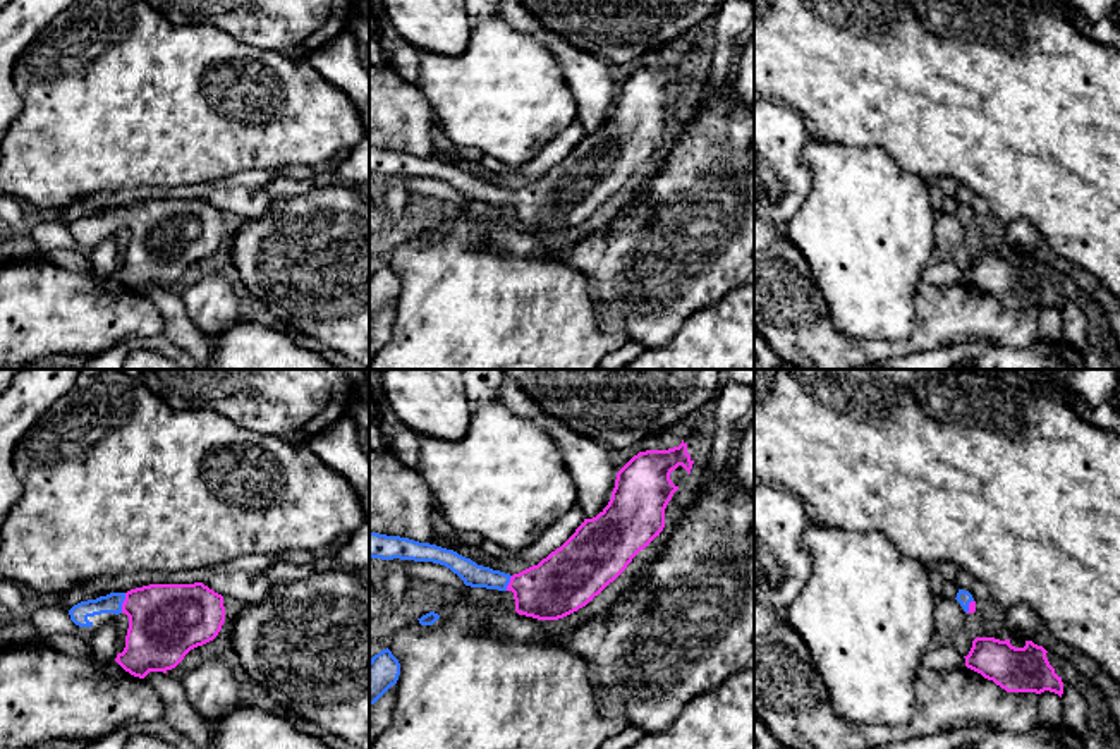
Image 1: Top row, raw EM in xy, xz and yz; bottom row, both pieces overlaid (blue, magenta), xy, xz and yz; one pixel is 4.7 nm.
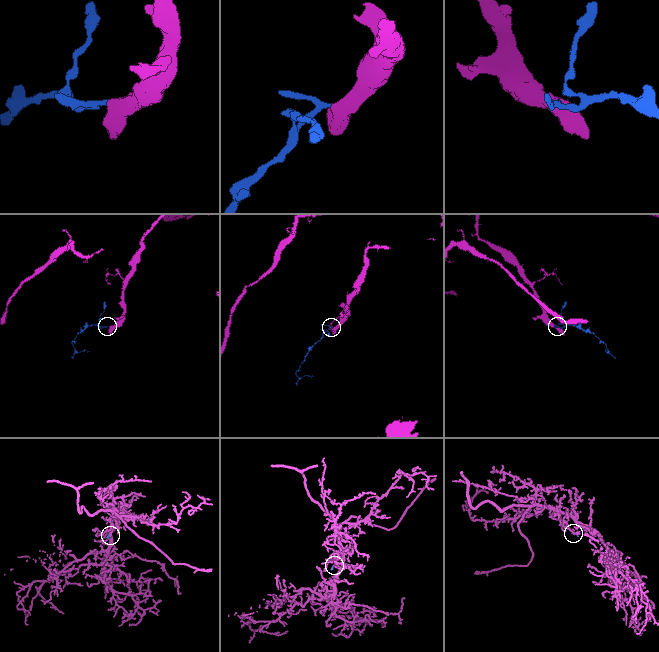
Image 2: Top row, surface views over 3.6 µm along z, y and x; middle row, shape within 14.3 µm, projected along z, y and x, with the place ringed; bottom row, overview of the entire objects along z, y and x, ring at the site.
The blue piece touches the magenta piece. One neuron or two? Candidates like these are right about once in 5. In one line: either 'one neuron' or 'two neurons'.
one neuron

